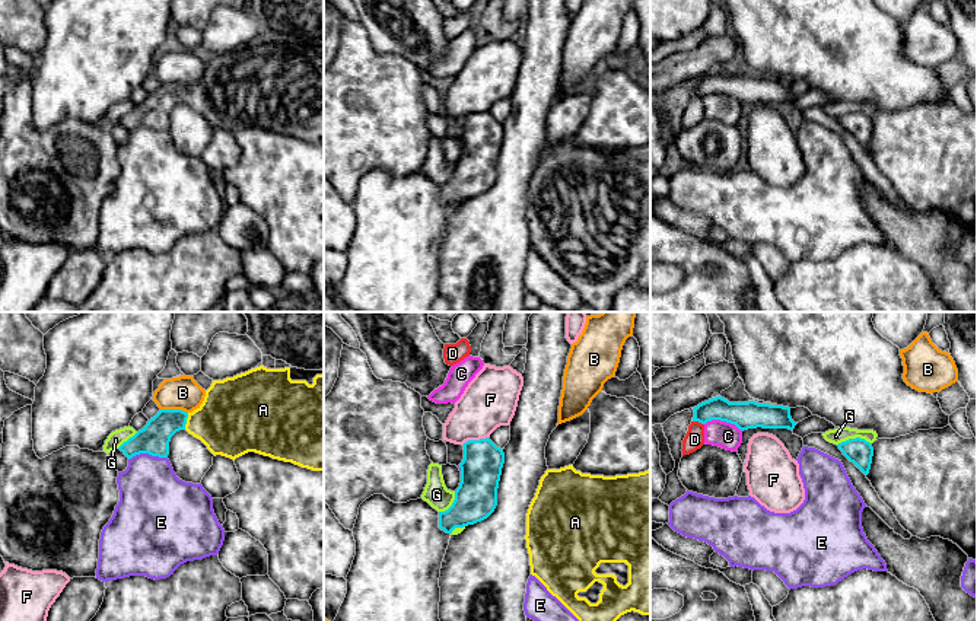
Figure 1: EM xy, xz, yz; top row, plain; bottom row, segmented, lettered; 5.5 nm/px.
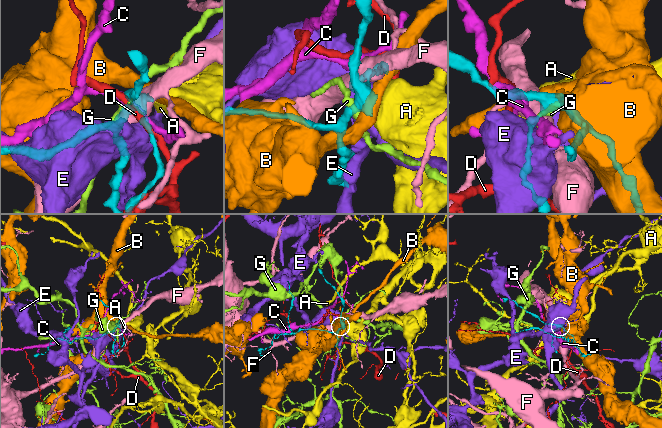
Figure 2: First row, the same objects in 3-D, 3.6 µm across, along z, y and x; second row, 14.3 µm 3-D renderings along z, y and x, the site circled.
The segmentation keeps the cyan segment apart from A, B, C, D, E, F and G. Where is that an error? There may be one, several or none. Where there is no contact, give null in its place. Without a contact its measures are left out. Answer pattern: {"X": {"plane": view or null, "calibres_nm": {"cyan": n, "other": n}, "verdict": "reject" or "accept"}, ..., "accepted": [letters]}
{"A": {"plane": "xy", "calibres_nm": {"cyan": 170, "other": 380}, "verdict": "accept"}, "B": {"plane": "xy", "calibres_nm": {"cyan": 170, "other": 180}, "verdict": "reject"}, "C": {"plane": "yz", "calibres_nm": {"cyan": 150, "other": 150}, "verdict": "reject"}, "D": {"plane": "yz", "calibres_nm": {"cyan": 140, "other": 110}, "verdict": "reject"}, "E": {"plane": "xy", "calibres_nm": {"cyan": 170, "other": 360}, "verdict": "reject"}, "F": {"plane": "xz", "calibres_nm": {"cyan": 220, "other": 300}, "verdict": "reject"}, "G": {"plane": "yz", "calibres_nm": {"cyan": 140, "other": 90}, "verdict": "reject"}, "accepted": ["A"]}

